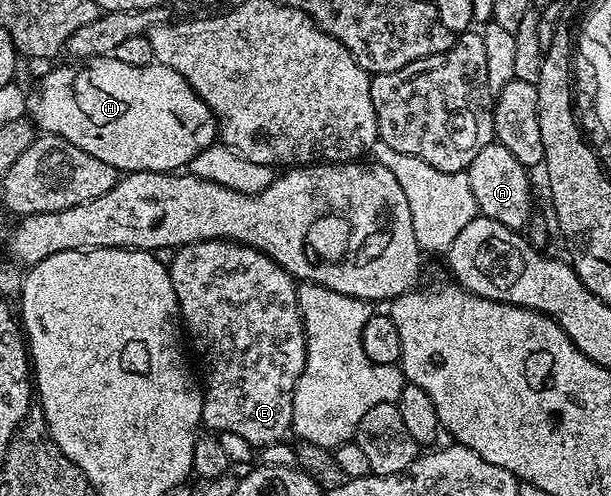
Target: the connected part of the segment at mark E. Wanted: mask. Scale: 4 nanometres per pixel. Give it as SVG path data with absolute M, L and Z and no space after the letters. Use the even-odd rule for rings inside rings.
M227 238L192 242L180 247L174 254L177 255L171 260L168 259L167 265L171 276L171 284L175 284L175 296L179 300L183 330L191 346L191 341L193 341L193 346L197 349L202 364L205 365L205 378L203 374L205 403L201 413L204 429L209 432L216 432L221 436L234 434L235 437L250 442L254 448L270 446L272 442L282 441L286 437L285 433L288 435L293 425L293 393L295 392L295 384L305 367L305 322L301 319L301 309L297 299L298 283L279 263L273 258L268 258L256 246L247 246L243 242L230 242Z

